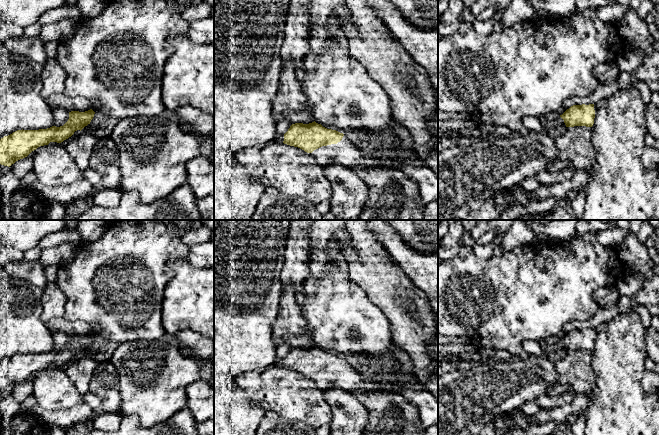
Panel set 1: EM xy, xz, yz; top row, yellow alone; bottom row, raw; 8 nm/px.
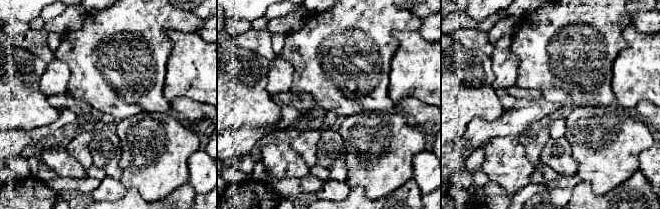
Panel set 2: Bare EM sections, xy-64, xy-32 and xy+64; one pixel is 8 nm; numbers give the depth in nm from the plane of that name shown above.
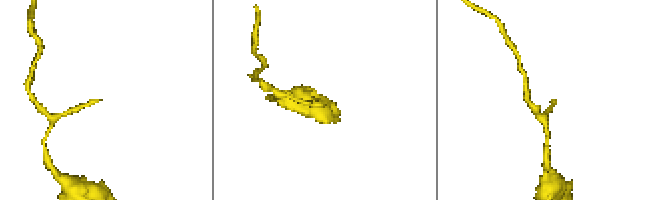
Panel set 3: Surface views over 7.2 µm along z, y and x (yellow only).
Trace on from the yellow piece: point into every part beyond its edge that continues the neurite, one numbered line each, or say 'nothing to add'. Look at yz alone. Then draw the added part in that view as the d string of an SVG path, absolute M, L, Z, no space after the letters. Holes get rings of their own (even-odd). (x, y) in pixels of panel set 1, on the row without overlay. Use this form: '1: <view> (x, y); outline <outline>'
1: yz (601, 327); outline M602 323L602 324L600 324L598 327L594 328L595 337L596 337L596 335L597 335L599 332L605 330L606 327L607 327L607 323Z

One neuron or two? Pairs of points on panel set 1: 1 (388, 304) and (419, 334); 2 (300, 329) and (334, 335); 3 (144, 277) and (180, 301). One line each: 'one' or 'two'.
1: one
2: two
3: two

